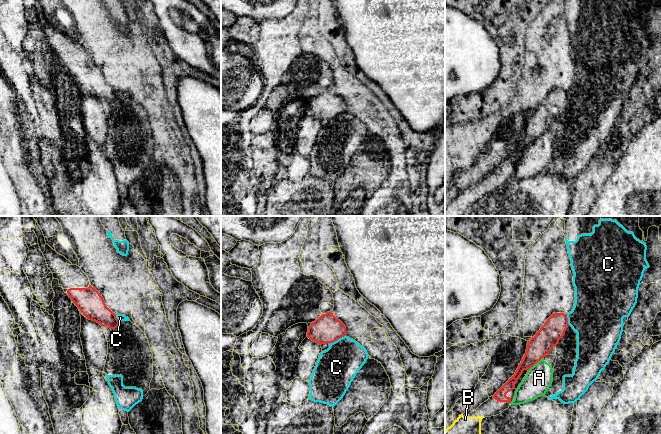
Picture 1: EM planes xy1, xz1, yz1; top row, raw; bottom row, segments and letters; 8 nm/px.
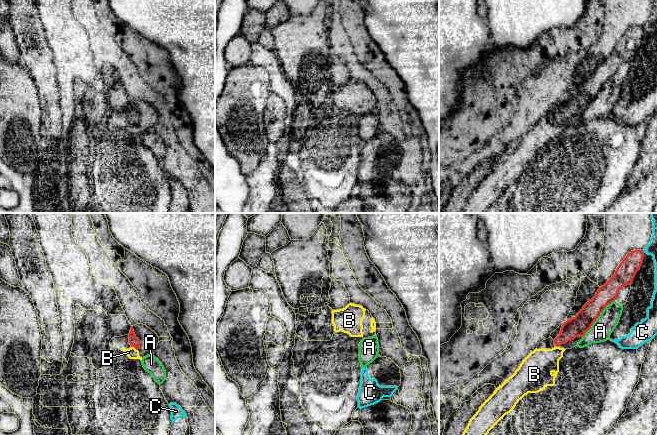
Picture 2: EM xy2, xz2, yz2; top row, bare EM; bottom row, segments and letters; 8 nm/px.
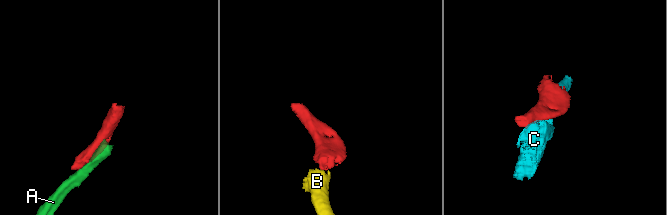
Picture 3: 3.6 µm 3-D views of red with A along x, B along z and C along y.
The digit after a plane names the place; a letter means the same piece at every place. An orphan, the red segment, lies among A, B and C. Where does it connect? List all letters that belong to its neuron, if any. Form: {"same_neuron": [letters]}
{"same_neuron": ["B"]}

